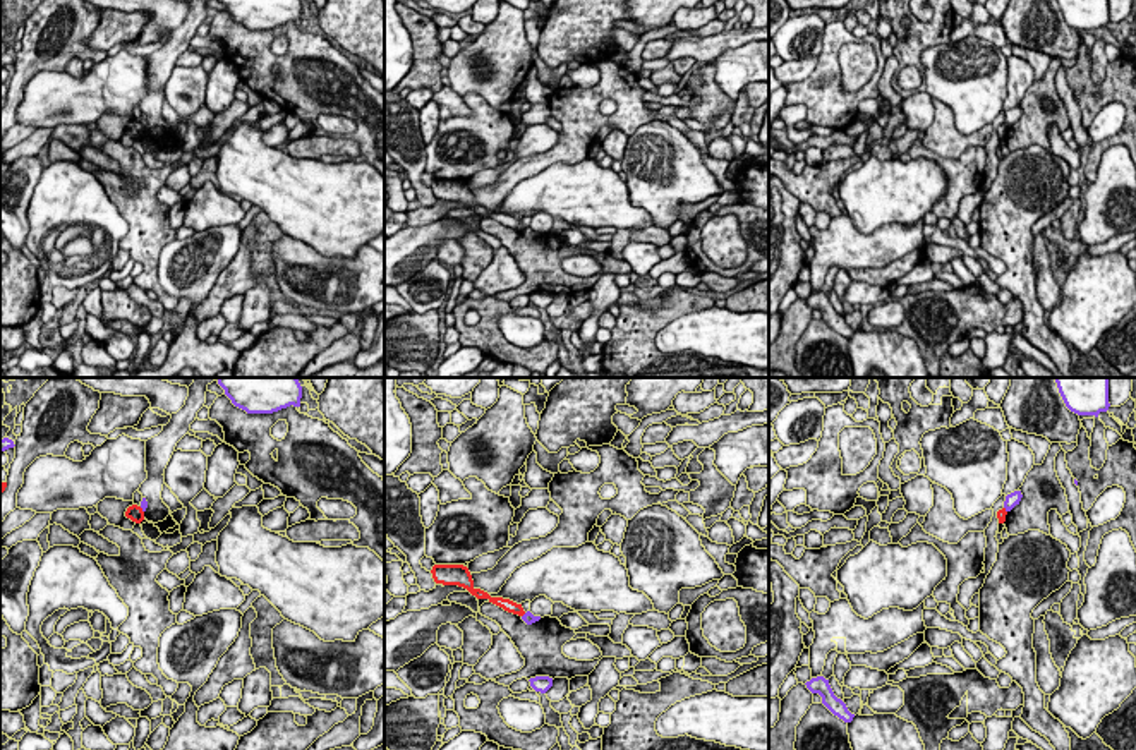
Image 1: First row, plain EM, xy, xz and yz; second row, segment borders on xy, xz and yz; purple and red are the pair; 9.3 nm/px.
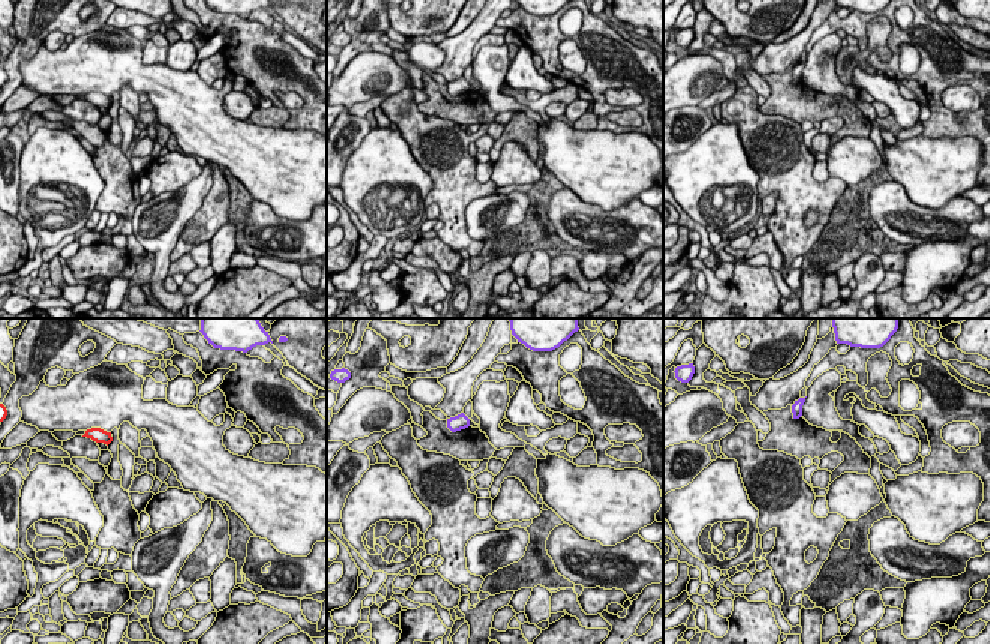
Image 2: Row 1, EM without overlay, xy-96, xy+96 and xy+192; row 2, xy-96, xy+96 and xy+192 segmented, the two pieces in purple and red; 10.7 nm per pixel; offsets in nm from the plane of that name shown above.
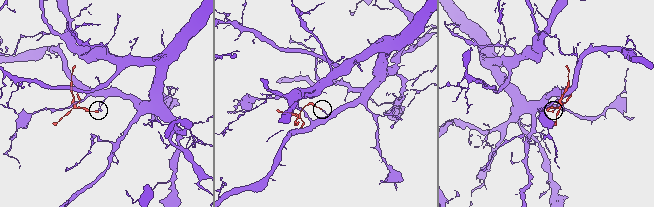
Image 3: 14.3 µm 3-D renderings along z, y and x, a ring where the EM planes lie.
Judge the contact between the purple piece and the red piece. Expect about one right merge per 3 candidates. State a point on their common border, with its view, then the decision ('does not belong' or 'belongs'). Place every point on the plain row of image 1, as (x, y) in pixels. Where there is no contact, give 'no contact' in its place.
contact xy (143, 126); does not belong

